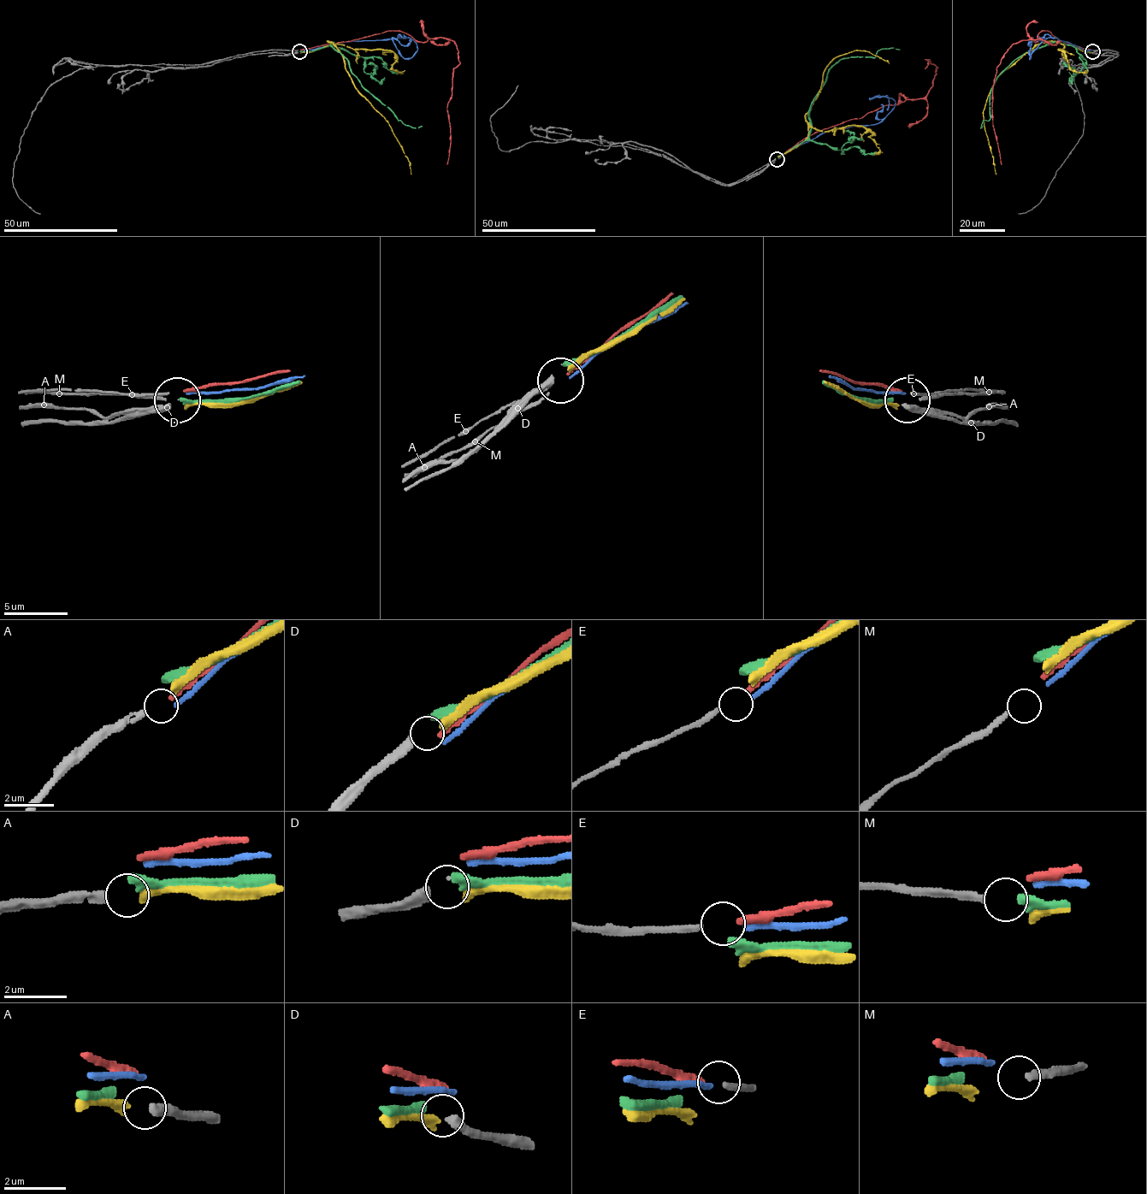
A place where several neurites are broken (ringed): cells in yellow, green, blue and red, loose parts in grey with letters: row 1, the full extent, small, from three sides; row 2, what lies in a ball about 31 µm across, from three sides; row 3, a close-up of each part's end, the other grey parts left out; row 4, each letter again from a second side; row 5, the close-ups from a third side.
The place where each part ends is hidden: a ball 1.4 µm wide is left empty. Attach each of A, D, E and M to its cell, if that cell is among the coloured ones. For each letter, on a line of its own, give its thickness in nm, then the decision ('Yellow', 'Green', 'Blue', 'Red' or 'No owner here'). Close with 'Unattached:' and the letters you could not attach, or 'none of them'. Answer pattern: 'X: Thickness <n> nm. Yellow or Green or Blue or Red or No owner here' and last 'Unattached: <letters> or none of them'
A: Thickness 240 nm. Yellow
D: Thickness 340 nm. Green
E: Thickness 200 nm. Red
M: Thickness 190 nm. No owner here
Unattached: M

